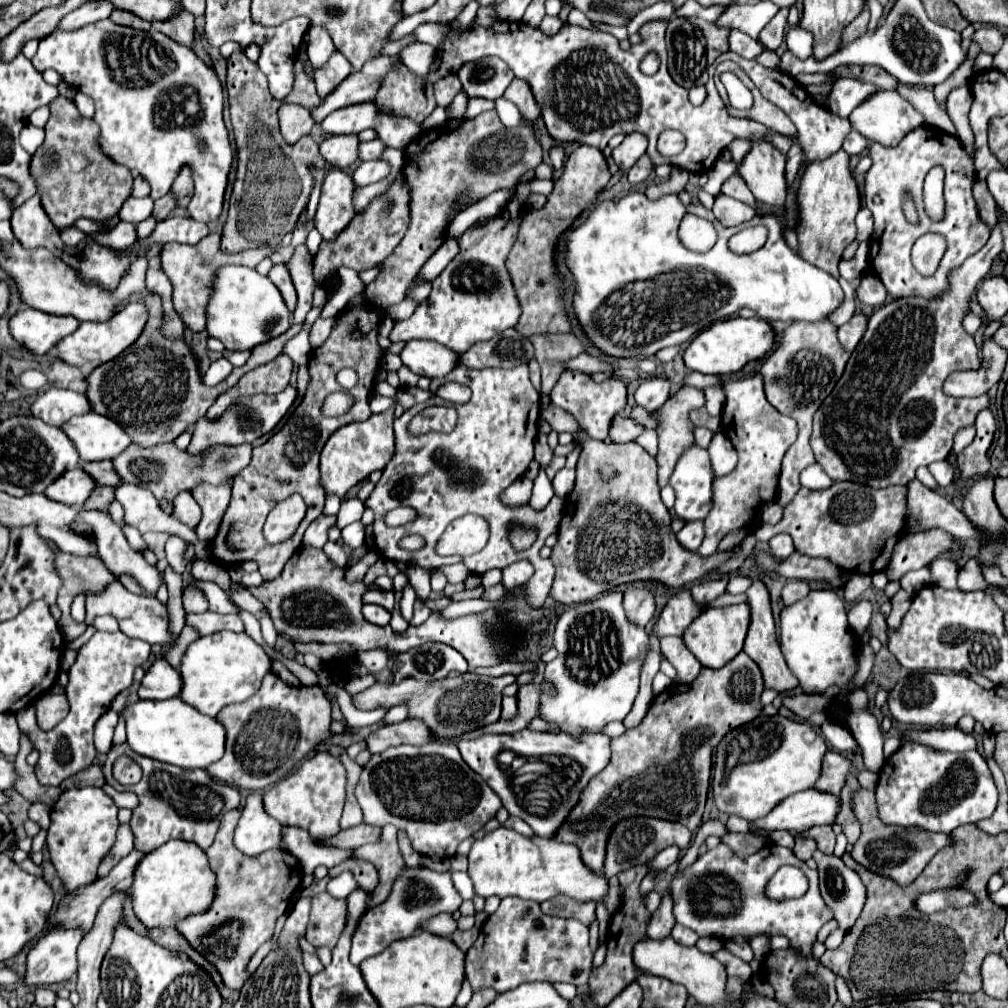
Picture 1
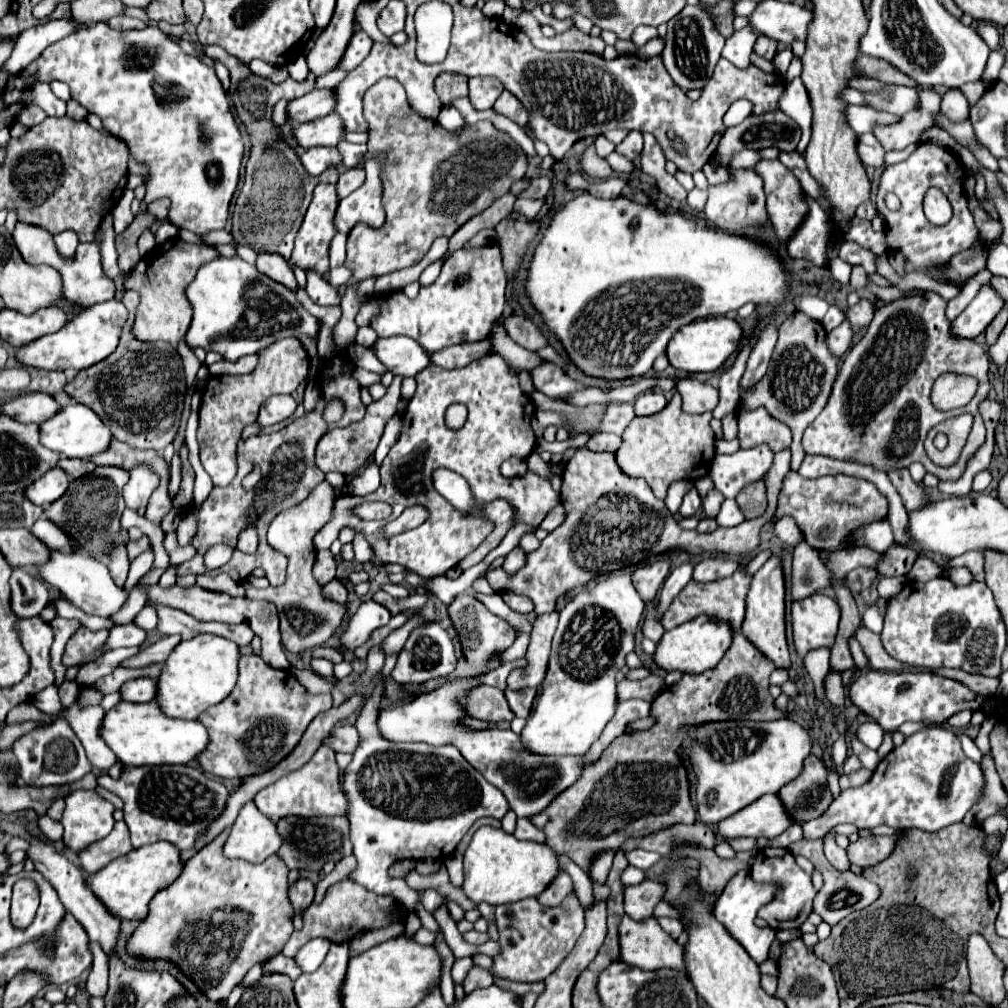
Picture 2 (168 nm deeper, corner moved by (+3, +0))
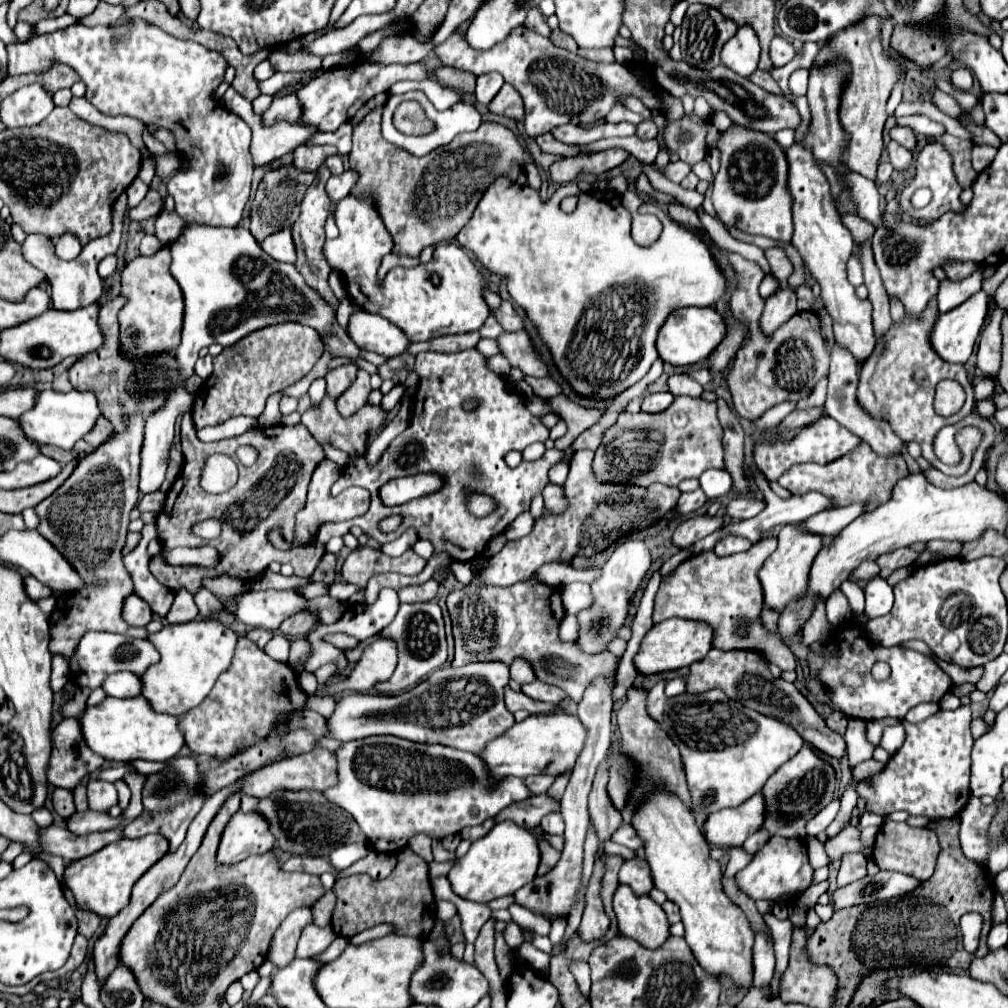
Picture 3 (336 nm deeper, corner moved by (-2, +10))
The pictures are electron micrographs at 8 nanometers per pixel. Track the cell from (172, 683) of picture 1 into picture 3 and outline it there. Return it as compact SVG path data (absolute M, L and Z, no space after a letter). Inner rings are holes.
M115 673L109 675L101 687L109 697L137 697L141 695L141 677L135 673Z

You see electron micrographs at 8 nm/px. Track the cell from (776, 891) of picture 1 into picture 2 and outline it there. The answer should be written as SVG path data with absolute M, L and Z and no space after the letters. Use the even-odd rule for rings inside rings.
M738 871L736 879L728 885L728 891L724 891L724 895L716 901L716 919L720 919L720 923L724 923L724 927L728 927L730 935L740 939L742 947L748 951L748 955L762 965L768 959L768 949L776 937L776 931L770 927L756 927L754 919L756 919L756 911L768 903L768 899L772 899L772 895L776 895L776 887L768 887L766 883L754 883L750 875L746 875L746 871Z

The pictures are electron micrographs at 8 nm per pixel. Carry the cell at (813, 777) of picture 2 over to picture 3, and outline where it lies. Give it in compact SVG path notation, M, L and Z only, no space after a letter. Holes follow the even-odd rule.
M805 743L801 751L791 761L781 765L765 783L761 791L767 805L763 827L769 831L769 835L805 839L805 823L831 803L831 799L835 797L835 787L837 777L833 767L827 761L823 761L811 745Z

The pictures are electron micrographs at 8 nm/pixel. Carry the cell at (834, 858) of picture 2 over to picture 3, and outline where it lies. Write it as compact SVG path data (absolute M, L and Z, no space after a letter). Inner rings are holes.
M845 853L845 857L841 857L837 885L843 887L851 881L857 881L857 879L865 877L867 875L865 867L867 867L867 859L861 853Z

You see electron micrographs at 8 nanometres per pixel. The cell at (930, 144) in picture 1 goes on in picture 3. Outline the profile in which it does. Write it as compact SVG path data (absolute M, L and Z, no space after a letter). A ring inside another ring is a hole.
M933 141L933 143L925 145L925 147L915 155L915 175L913 175L911 179L905 179L905 181L903 181L903 189L901 189L901 193L897 195L897 199L899 199L901 209L903 209L911 219L915 219L915 221L919 221L919 223L933 223L933 221L937 221L939 217L943 217L947 211L963 213L963 211L967 209L967 205L963 205L961 199L959 199L961 191L963 191L963 189L961 189L961 185L957 183L957 177L955 177L955 173L953 173L953 159L951 159L949 151L943 147L943 143ZM919 187L929 187L931 193L933 193L931 203L929 203L927 207L923 207L923 209L911 207L911 201L909 201L911 195L913 195Z

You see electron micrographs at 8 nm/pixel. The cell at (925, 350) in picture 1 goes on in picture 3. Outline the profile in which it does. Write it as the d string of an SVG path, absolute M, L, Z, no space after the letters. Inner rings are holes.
M933 299L933 301L929 301L929 305L925 307L925 313L921 313L921 317L909 317L905 313L905 319L899 325L893 323L889 327L889 333L885 333L885 337L881 337L881 341L877 341L875 351L859 367L857 401L861 401L861 405L865 405L865 413L873 413L873 417L881 417L881 421L887 421L891 425L891 429L901 437L901 441L905 441L905 443L917 441L923 449L923 457L935 469L943 471L945 475L959 477L969 469L975 447L981 443L983 436L980 430L972 426L966 426L957 432L955 439L963 453L963 461L957 467L943 465L933 453L935 433L943 425L961 421L967 413L973 411L973 403L975 403L973 383L969 379L969 371L965 369L965 365L953 365L953 363L941 361L941 357L937 357L937 353L929 341L929 333L931 333L933 325L937 323L937 317L939 317L939 307L937 307L937 299ZM941 379L957 379L963 385L967 399L969 399L969 405L963 405L963 409L951 417L941 417L933 409L935 385Z

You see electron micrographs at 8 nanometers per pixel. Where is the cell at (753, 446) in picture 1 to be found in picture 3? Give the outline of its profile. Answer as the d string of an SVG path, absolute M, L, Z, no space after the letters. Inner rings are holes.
M789 287L779 289L775 295L771 295L765 301L765 309L763 309L763 315L759 319L759 327L761 327L763 335L771 337L773 331L777 331L779 325L789 321L789 317L793 317L795 313L797 313L795 293Z

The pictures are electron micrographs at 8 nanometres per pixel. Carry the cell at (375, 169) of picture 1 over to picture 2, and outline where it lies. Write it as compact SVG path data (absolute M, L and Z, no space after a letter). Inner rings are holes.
M348 169L340 175L336 183L336 193L340 199L350 195L354 189L358 189L364 183L364 169Z

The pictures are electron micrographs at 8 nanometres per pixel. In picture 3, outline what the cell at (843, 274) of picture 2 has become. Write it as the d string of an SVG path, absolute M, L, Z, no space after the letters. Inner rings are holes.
M853 253L851 257L849 257L849 261L847 261L847 277L849 277L849 281L855 285L855 287L859 287L861 283L863 283L863 269L861 269L861 261L859 261L859 257Z

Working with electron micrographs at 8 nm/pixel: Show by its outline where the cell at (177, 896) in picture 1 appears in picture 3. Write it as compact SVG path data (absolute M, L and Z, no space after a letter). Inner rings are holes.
M145 835L139 839L121 839L105 849L83 857L65 867L65 885L73 891L79 909L97 913L101 917L115 917L125 905L129 905L131 889L145 871L151 869L163 855L169 853L169 841L161 835Z

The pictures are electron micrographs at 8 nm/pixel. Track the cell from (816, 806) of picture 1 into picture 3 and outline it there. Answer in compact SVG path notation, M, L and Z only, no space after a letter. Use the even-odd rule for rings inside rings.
M757 793L749 801L741 803L737 809L721 809L717 813L711 813L705 821L705 837L711 845L717 845L717 847L743 845L743 841L749 835L761 829L761 821L765 821L765 799L761 797L761 793Z

